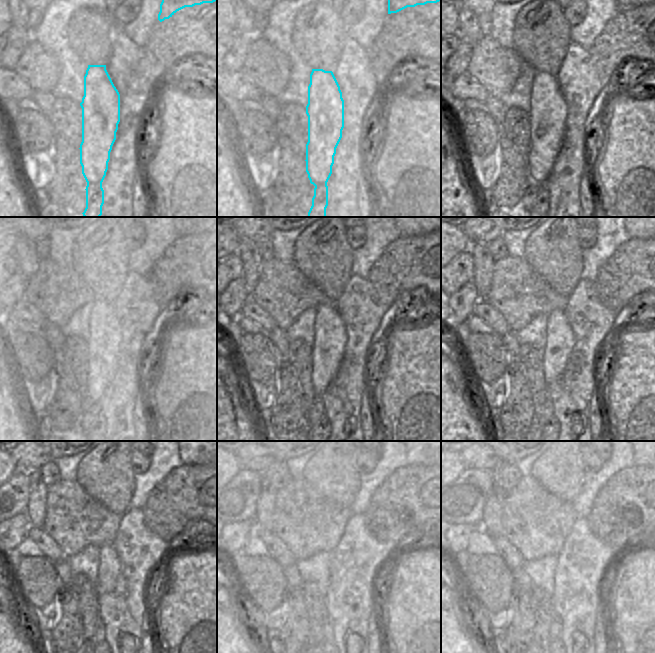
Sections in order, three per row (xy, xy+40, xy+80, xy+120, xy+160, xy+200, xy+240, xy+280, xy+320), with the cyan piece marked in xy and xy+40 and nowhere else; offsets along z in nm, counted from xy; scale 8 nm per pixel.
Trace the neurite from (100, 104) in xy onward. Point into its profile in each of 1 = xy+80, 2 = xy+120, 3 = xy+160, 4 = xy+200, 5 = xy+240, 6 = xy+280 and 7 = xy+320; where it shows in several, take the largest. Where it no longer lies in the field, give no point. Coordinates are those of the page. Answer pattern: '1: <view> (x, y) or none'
1: xy+80 (548, 110)
2: xy+120 (105, 335)
3: xy+160 (329, 333)
4: xy+200 (559, 339)
5: xy+240 (109, 566)
6: xy+280 (326, 644)
7: xy+320 (551, 644)

